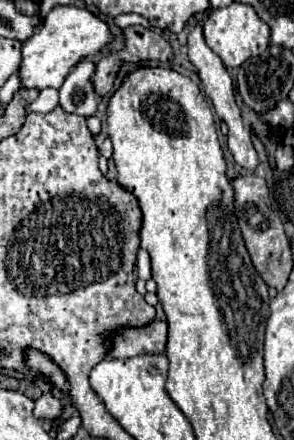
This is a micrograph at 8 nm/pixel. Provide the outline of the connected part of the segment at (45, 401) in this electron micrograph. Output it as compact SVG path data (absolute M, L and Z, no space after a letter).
M43 392L41 398L35 400L33 414L39 418L39 412L61 412L61 402L55 396L49 396L49 392Z

